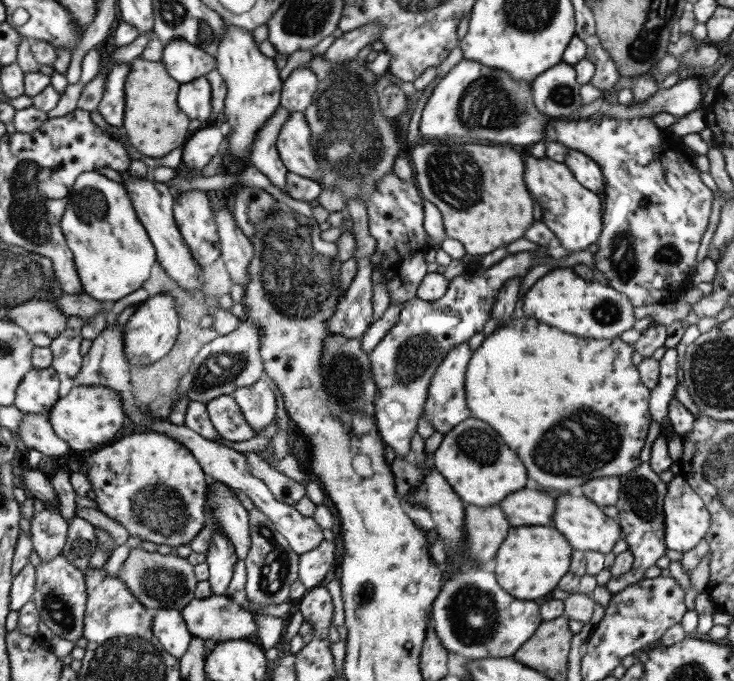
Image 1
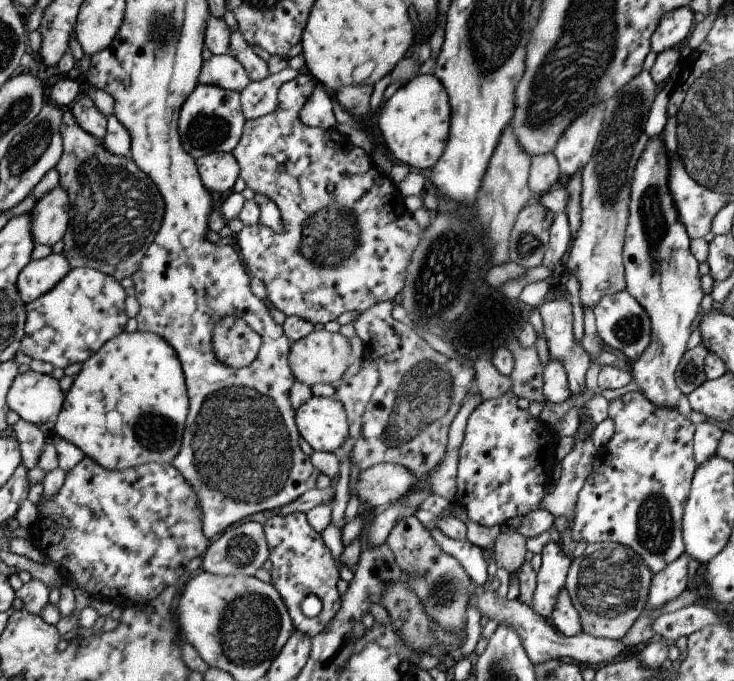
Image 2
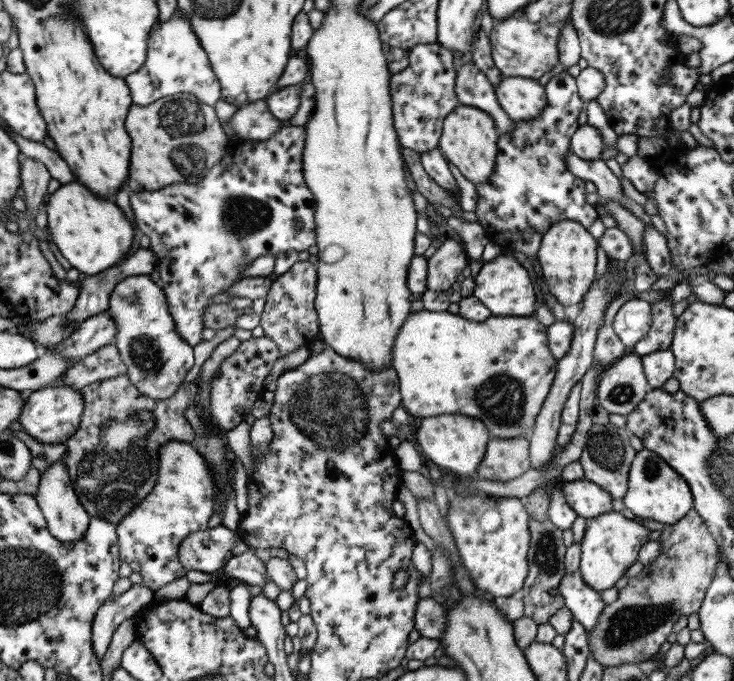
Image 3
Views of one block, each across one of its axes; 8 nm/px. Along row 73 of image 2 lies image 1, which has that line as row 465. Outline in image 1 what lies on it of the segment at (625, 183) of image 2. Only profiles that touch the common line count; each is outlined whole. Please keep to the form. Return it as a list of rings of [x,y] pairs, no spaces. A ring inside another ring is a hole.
[[[639,462],[639,466],[628,474],[618,477],[619,494],[614,502],[618,510],[617,524],[621,530],[621,538],[627,543],[629,552],[632,556],[632,565],[629,572],[623,573],[605,585],[609,593],[617,594],[623,588],[635,584],[643,579],[643,572],[649,566],[655,565],[655,562],[665,554],[666,544],[664,541],[665,525],[663,524],[662,502],[666,492],[666,483],[659,479],[648,462]]]

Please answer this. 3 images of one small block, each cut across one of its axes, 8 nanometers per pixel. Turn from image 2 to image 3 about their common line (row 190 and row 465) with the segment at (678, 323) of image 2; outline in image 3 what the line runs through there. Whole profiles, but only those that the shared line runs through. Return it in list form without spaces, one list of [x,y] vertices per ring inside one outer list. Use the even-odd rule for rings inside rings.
[[[642,449],[634,455],[626,485],[621,502],[636,519],[651,519],[664,525],[673,524],[692,508],[692,494],[688,484],[663,459],[649,450]]]

